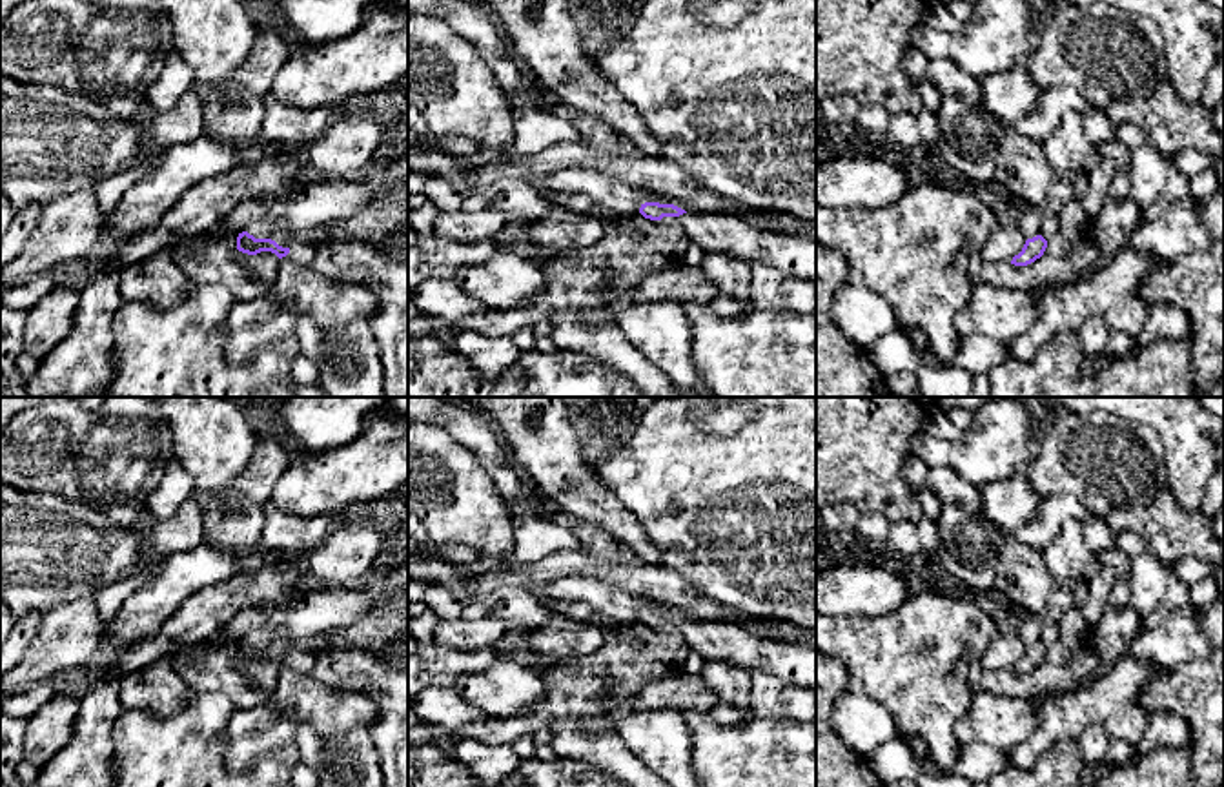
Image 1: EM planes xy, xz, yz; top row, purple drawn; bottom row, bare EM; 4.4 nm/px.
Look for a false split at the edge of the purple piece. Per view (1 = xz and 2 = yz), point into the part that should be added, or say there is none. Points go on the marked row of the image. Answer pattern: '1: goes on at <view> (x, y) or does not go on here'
1: goes on at xz (795, 255)
2: goes on at yz (1051, 224)

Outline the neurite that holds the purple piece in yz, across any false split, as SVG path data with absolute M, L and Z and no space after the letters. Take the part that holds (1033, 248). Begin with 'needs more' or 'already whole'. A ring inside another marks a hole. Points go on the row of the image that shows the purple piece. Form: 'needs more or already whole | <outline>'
needs more | M1058 213L1046 217L1046 220L1040 226L1040 233L1025 240L1022 251L1013 257L1011 264L1027 266L1040 259L1047 248L1047 240L1055 237L1058 230L1060 230Z

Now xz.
needs more | M645 202L645 219L678 224L688 242L750 264L765 264L803 282L816 284L816 239L776 233L747 224L738 215L685 211L674 204Z

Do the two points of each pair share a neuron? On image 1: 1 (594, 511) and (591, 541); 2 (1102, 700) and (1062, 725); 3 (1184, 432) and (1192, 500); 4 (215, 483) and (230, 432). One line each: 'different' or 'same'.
1: different
2: same
3: same
4: same

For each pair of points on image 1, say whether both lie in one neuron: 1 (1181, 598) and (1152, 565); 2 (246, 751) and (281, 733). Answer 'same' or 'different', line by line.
1: different
2: same

